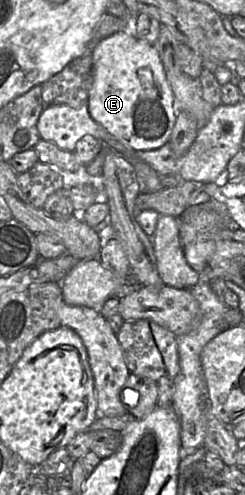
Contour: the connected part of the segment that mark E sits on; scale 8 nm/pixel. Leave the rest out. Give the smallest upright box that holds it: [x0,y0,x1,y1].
[88,31,176,151]

